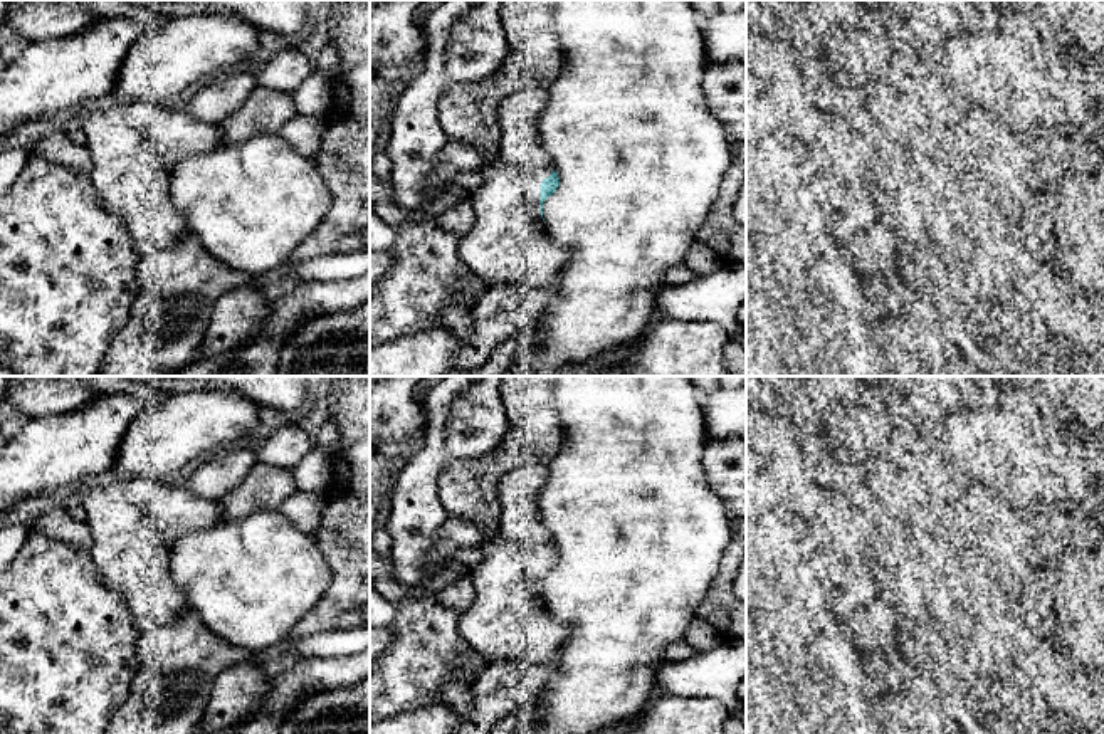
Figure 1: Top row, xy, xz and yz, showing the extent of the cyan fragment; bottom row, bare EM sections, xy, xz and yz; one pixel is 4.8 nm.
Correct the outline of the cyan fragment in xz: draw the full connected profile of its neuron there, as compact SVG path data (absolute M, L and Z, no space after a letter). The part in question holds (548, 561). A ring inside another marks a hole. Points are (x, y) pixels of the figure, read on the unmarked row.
M501 536L482 546L482 561L467 569L472 581L472 600L459 618L459 633L487 663L521 660L544 663L570 635L570 628L556 621L543 598L543 579L560 563L549 543L526 546Z

